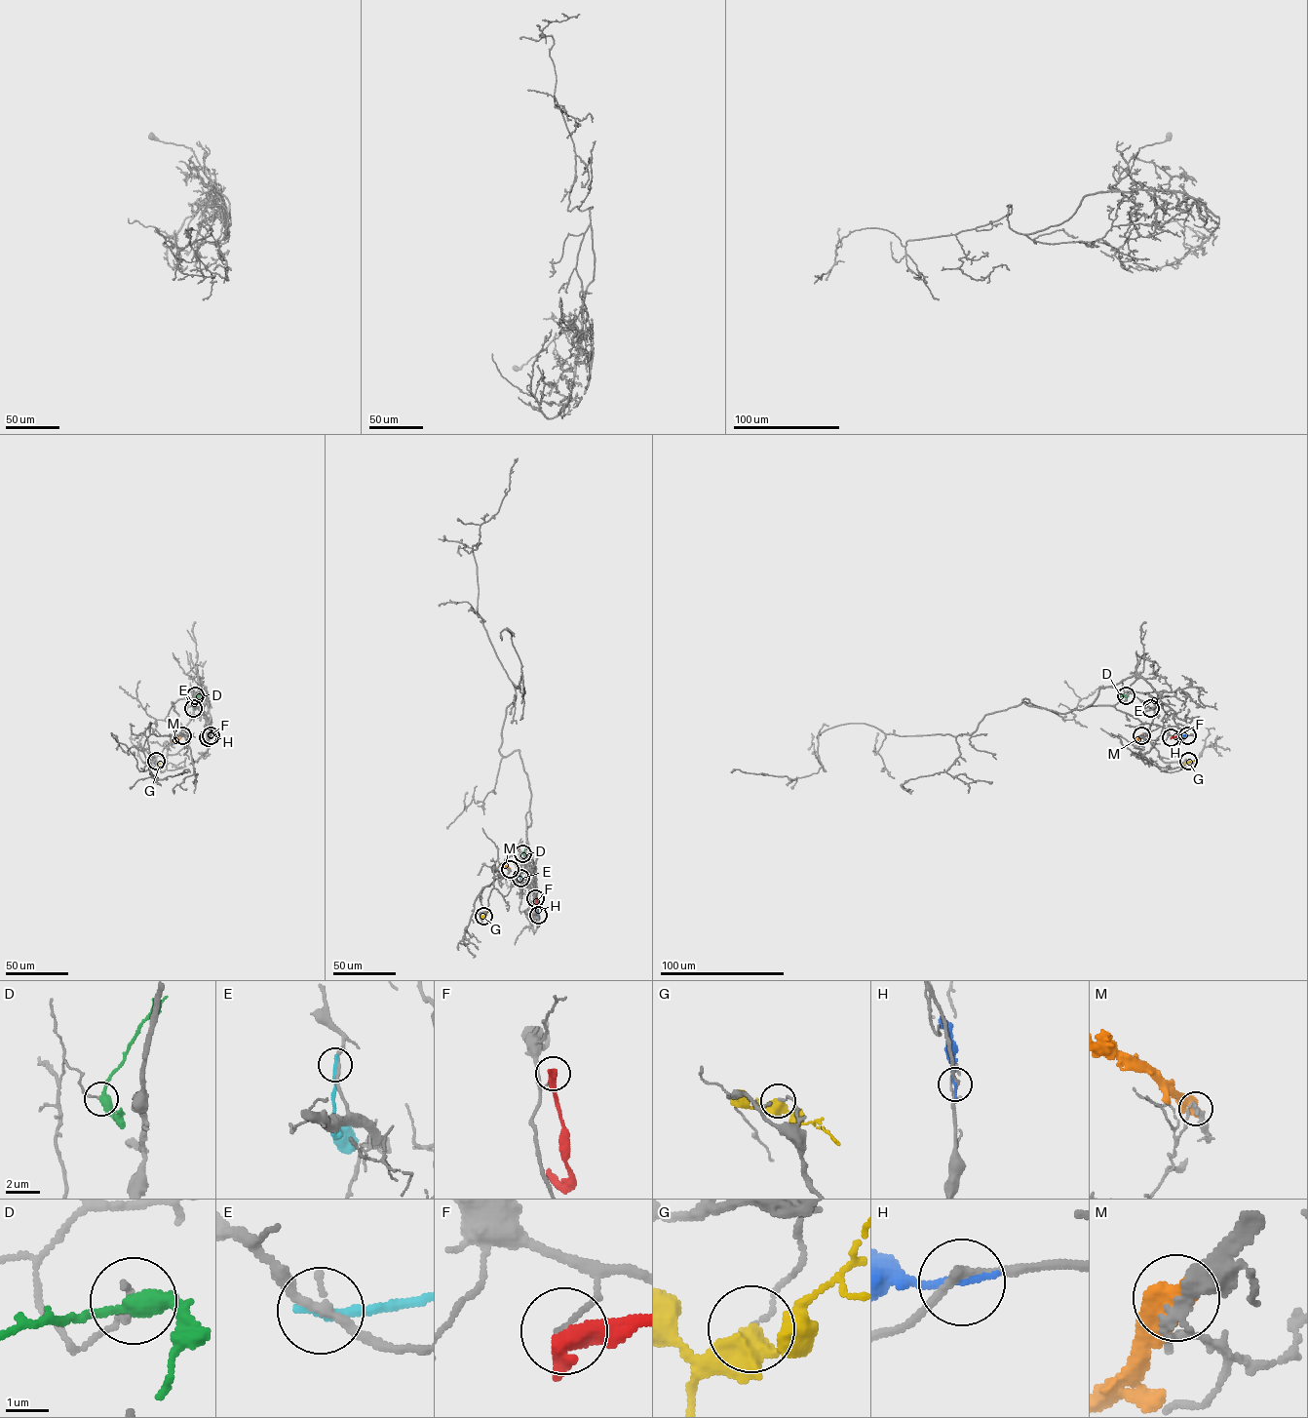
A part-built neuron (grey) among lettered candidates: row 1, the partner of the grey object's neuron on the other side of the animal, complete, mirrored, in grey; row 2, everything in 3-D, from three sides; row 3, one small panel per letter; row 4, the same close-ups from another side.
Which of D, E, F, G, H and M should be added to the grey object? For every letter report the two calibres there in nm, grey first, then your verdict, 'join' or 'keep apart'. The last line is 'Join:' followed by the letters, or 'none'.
D: calibres 130 and 360 nm; keep apart
E: calibres 220 and 280 nm; keep apart
F: calibres 90 and 480 nm; keep apart
G: calibres 110 and 440 nm; keep apart
H: calibres 190 and 190 nm; keep apart
M: calibres 240 and 480 nm; join
Join: M

